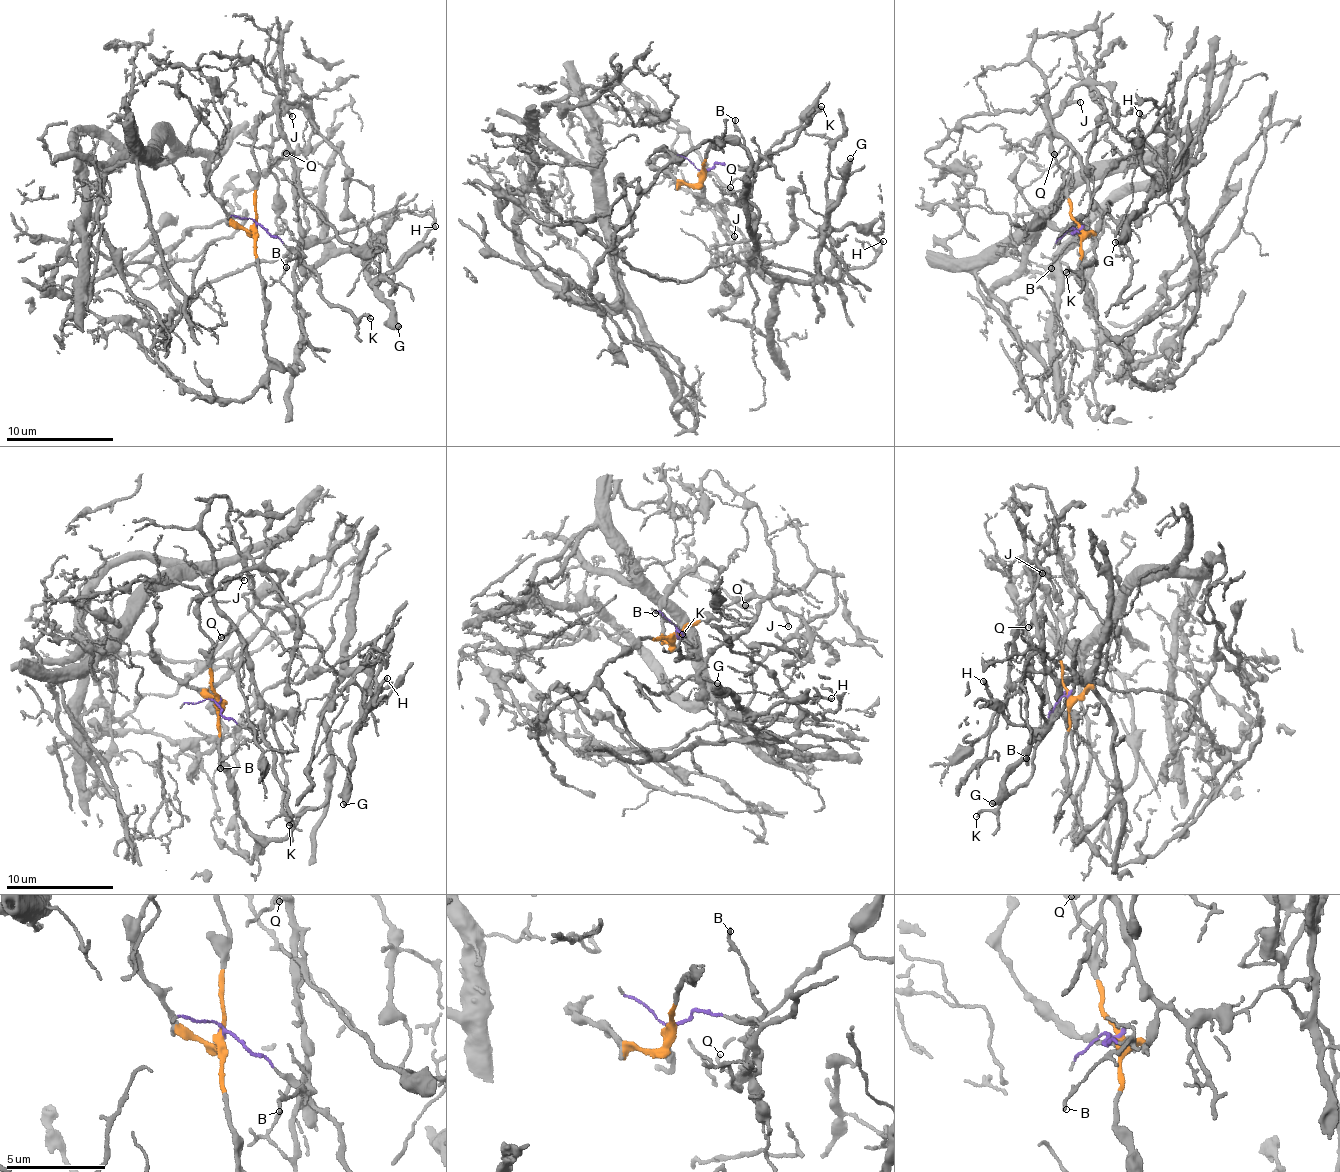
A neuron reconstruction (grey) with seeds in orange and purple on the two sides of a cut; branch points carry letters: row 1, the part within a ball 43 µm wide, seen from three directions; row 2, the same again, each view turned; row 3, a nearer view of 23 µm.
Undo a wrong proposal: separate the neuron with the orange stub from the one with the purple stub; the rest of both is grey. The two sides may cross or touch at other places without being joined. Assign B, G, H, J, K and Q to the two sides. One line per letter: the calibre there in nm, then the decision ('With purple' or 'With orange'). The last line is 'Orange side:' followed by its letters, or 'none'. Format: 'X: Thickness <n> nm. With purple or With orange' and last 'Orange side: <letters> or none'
B: Thickness 160 nm. With purple
G: Thickness 440 nm. With orange
H: Thickness 200 nm. With orange
J: Thickness 170 nm. With orange
K: Thickness 240 nm. With purple
Q: Thickness 140 nm. With purple
Orange side: G, H, J

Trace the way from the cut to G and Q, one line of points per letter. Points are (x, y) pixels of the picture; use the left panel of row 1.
G: (255, 225), (262, 335), (293, 375), (296, 286), (331, 257), (366, 255), (370, 287), (399, 326)
Q: (257, 225), (276, 236), (300, 261), (295, 171), (290, 153), (285, 153)

